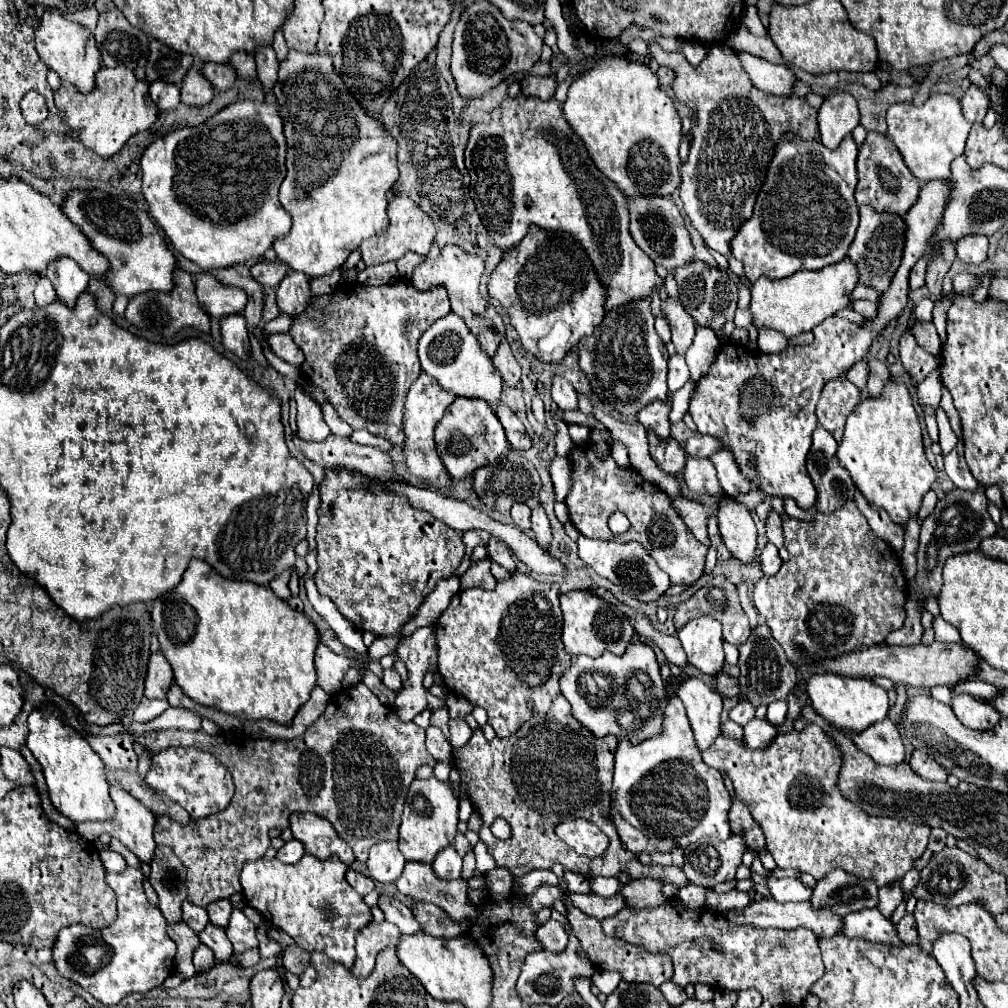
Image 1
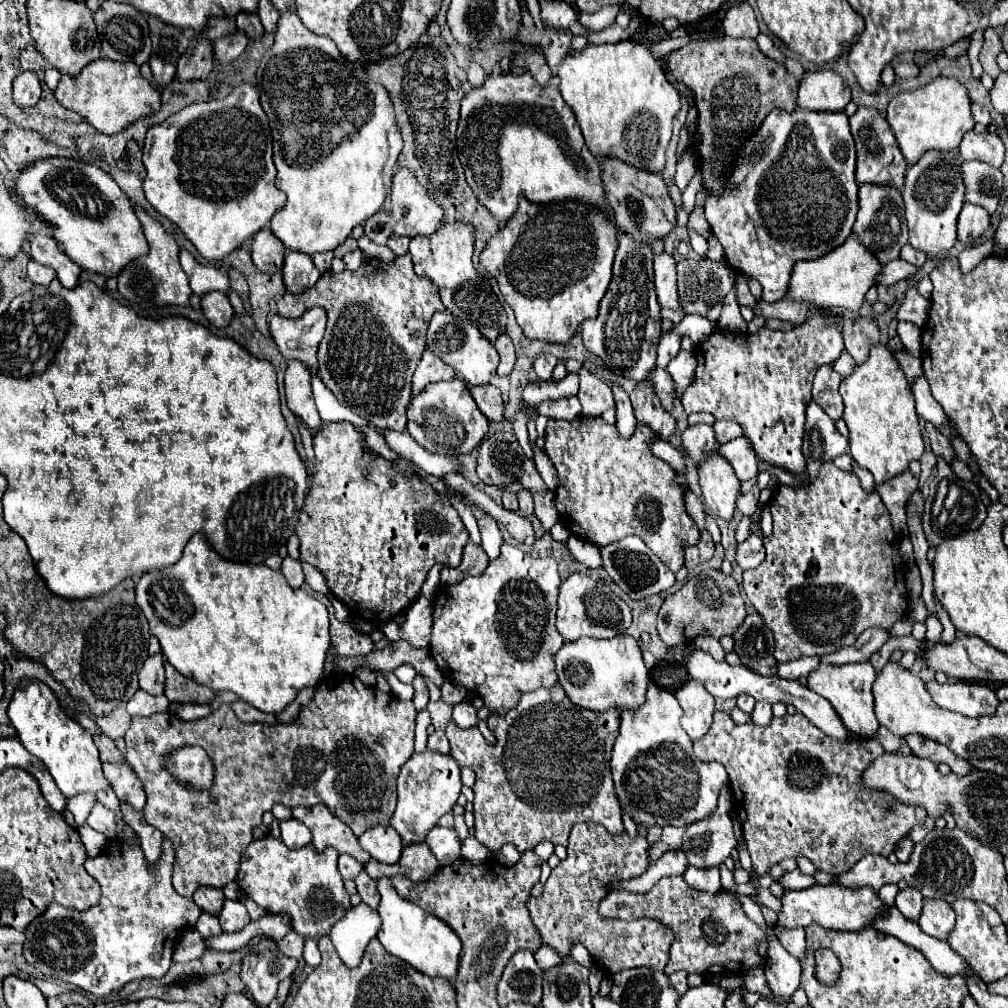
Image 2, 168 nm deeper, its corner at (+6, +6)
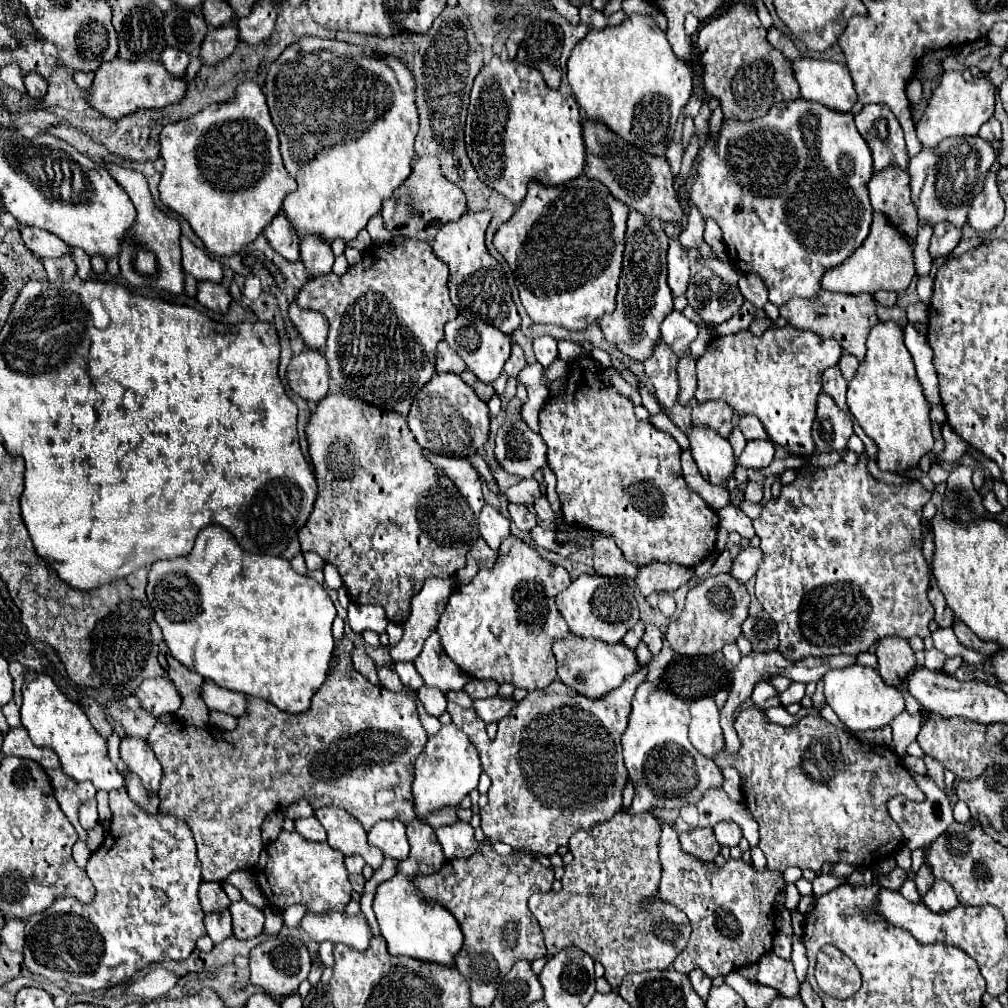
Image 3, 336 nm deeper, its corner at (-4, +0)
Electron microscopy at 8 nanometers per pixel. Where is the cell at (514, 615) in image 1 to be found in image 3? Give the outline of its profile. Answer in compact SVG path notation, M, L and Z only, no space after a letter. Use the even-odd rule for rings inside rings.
M508 536L494 568L480 570L470 584L460 584L452 592L436 628L444 652L472 678L514 684L526 692L546 688L556 678L552 646L570 634L556 606L556 596L570 582L566 568L554 566L532 546Z

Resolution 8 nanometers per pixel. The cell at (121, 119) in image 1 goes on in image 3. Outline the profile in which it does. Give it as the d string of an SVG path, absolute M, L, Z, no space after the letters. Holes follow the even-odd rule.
M116 58L96 70L86 102L102 116L110 120L120 120L144 108L164 108L168 104L176 104L176 100L182 100L184 92L186 82L182 78L172 78L160 62L128 62Z

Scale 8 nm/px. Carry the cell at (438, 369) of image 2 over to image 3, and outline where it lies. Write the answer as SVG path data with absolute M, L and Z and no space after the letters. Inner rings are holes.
M442 340L438 344L438 352L436 352L436 374L440 374L440 372L462 374L464 370L466 370L464 360Z

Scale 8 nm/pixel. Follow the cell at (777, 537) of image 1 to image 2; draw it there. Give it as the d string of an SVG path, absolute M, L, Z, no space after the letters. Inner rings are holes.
M754 486L750 492L746 492L746 494L740 496L740 500L736 502L736 508L738 508L744 516L752 516L752 514L756 512L756 508L758 508L758 494L760 494L760 488Z

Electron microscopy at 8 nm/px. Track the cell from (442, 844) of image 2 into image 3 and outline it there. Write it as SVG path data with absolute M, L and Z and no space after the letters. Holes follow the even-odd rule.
M456 822L452 826L440 826L436 830L436 836L448 860L468 858L478 848L478 842L474 838L474 828L466 822Z

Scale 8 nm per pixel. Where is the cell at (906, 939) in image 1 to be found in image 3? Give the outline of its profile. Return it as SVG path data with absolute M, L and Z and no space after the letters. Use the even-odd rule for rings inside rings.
M922 866L922 868L916 872L914 882L916 882L918 894L920 894L920 898L922 898L922 896L924 896L924 892L928 892L928 886L932 886L932 884L934 884L934 876L930 874L928 866Z

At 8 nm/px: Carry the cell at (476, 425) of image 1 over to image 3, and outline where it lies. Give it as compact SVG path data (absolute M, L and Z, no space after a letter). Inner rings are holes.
M434 374L434 378L416 394L406 420L416 442L440 456L466 458L488 442L488 404L482 402L458 374Z

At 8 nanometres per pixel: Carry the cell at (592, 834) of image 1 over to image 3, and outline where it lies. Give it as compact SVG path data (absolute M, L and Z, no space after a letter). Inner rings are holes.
M618 812L612 820L596 824L592 830L580 830L572 836L568 848L574 856L574 862L564 868L562 890L548 894L534 894L530 898L530 912L536 916L542 928L550 956L568 946L580 948L584 954L590 954L596 962L602 962L602 966L606 968L604 978L610 982L612 988L618 988L622 978L630 972L666 970L672 966L676 956L688 944L692 928L688 916L684 916L684 912L680 912L672 904L650 904L650 906L642 904L648 896L656 894L662 876L658 844L660 844L660 824L650 812L644 814Z

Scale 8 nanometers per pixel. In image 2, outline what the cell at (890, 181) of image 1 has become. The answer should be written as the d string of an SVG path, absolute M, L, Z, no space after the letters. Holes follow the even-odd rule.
M860 106L856 110L856 114L850 118L850 128L852 128L852 136L856 140L856 152L858 152L858 160L856 160L858 184L866 184L866 182L890 184L890 186L900 190L908 164L902 158L902 152L898 150L896 138L892 134L892 128L890 128L886 116L880 114L878 110L874 110L874 108Z

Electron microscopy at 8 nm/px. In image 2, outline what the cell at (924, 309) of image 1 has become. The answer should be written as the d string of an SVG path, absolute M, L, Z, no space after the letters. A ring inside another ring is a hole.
M898 322L898 336L900 336L904 348L908 350L908 354L918 358L920 350L922 350L922 346L920 346L920 336L922 336L920 328L914 326L912 322Z

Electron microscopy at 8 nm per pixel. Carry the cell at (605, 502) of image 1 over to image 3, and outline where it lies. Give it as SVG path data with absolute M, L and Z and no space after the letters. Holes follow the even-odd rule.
M578 358L576 362L570 364L570 376L568 376L568 382L566 382L564 396L558 398L558 400L550 398L540 410L540 436L544 438L544 442L548 446L548 464L558 478L556 490L558 490L558 496L560 496L560 502L562 502L564 520L568 524L572 524L576 528L596 530L596 532L610 536L616 542L616 546L622 550L624 558L632 564L636 564L636 562L646 564L646 562L658 560L658 562L674 562L674 564L680 564L680 566L686 566L686 568L694 568L714 552L714 542L716 542L716 532L718 532L718 514L712 508L708 508L708 504L704 504L704 500L686 486L682 470L680 470L682 448L678 446L678 442L668 432L660 432L648 420L638 420L636 414L634 414L634 404L600 380L598 366L592 358Z

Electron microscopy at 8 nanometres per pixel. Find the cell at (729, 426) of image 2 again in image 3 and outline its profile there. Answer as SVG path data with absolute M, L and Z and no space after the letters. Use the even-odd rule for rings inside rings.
M742 416L738 422L742 434L746 440L756 440L756 438L768 438L764 426L760 424L760 420L756 416Z

